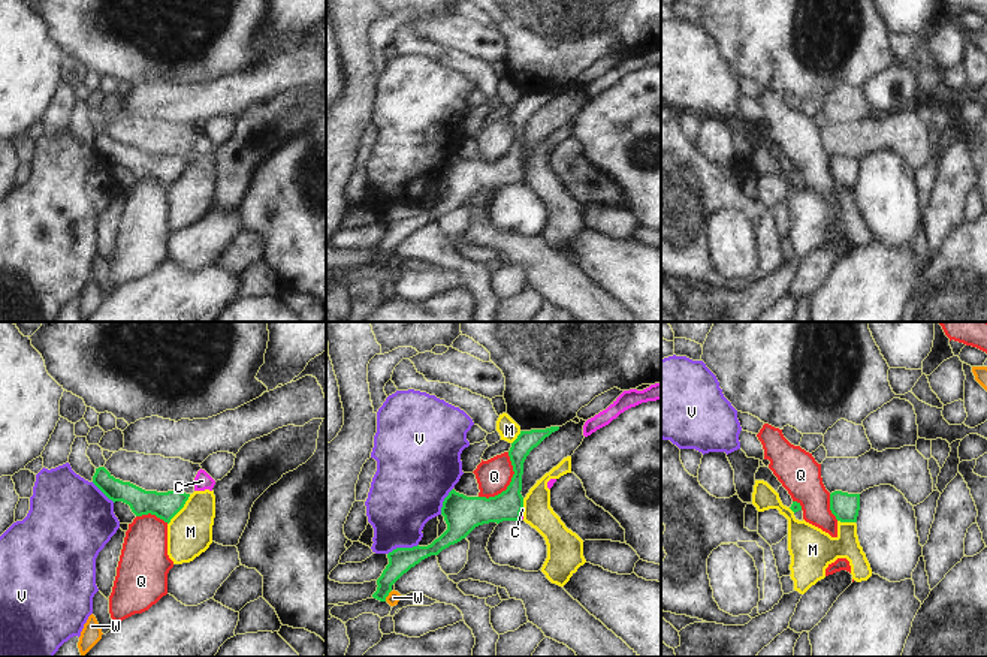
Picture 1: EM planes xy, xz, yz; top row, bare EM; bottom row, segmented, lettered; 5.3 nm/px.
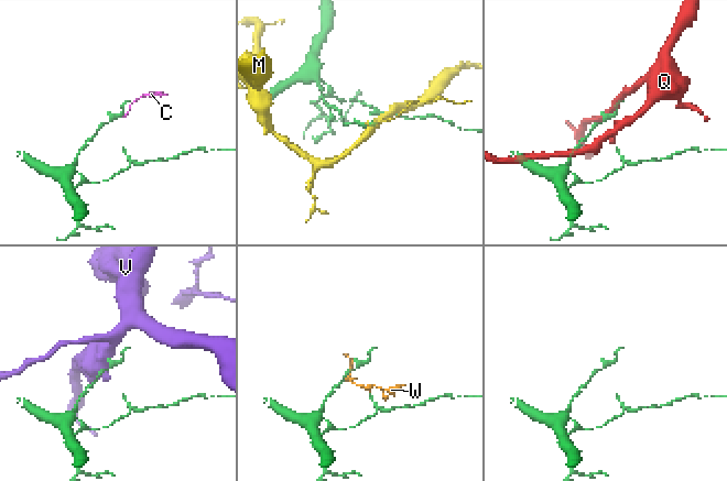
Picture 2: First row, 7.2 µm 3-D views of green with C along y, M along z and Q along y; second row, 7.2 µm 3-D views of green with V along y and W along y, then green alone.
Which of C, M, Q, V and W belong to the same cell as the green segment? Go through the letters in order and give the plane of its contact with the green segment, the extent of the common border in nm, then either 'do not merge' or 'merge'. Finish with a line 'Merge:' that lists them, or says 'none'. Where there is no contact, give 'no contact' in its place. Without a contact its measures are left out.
C: xz | 60 nm | merge
M: xy | 200 nm | do not merge
Q: xz | 300 nm | do not merge
V: xz | 180 nm | do not merge
W: xz | 70 nm | do not merge
Merge: C

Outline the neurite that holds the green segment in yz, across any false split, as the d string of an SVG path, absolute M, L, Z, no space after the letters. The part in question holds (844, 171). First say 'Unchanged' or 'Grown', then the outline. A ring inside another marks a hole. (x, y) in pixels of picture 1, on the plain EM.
Unchanged. M834 156L830 159L830 175L840 187L857 187L860 159Z

